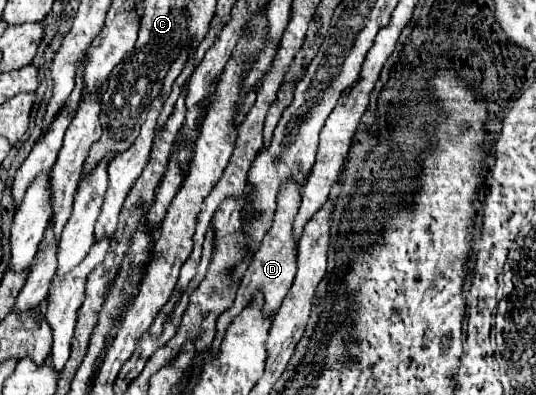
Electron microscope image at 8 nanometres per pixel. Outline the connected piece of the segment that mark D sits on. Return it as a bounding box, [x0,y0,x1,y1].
[211,179,303,351]

